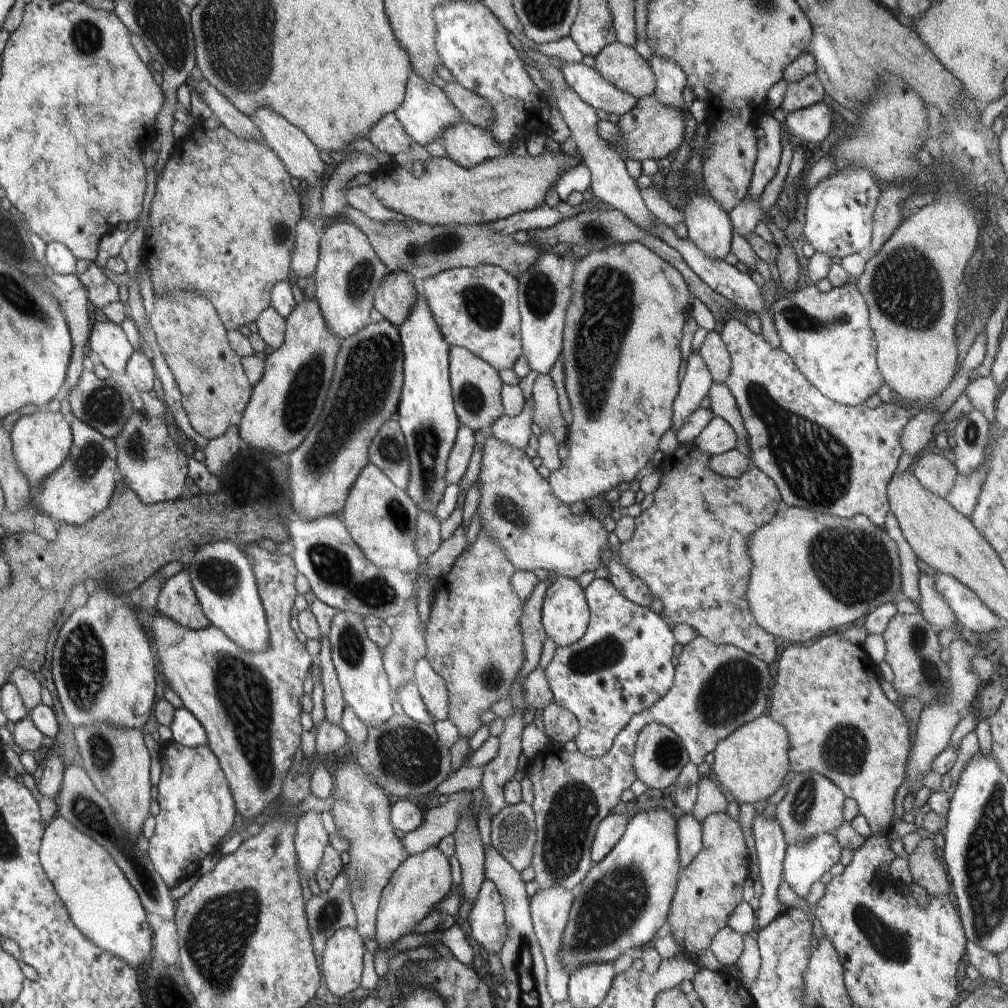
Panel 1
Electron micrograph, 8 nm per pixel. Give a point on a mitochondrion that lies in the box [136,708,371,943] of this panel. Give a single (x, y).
(332, 913)

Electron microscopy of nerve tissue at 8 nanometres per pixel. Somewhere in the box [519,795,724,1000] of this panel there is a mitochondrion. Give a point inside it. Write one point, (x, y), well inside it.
(613, 904)

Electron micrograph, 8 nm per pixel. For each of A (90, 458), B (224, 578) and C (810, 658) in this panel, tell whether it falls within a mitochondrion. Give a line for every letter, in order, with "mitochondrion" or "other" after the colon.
A: mitochondrion
B: mitochondrion
C: other

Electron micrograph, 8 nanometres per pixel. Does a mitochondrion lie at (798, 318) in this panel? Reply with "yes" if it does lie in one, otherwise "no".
yes

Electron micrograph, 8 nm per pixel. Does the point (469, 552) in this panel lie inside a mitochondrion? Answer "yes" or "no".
no

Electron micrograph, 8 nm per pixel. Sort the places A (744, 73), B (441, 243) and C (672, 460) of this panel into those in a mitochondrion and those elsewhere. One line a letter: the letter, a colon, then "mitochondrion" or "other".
A: other
B: mitochondrion
C: other

